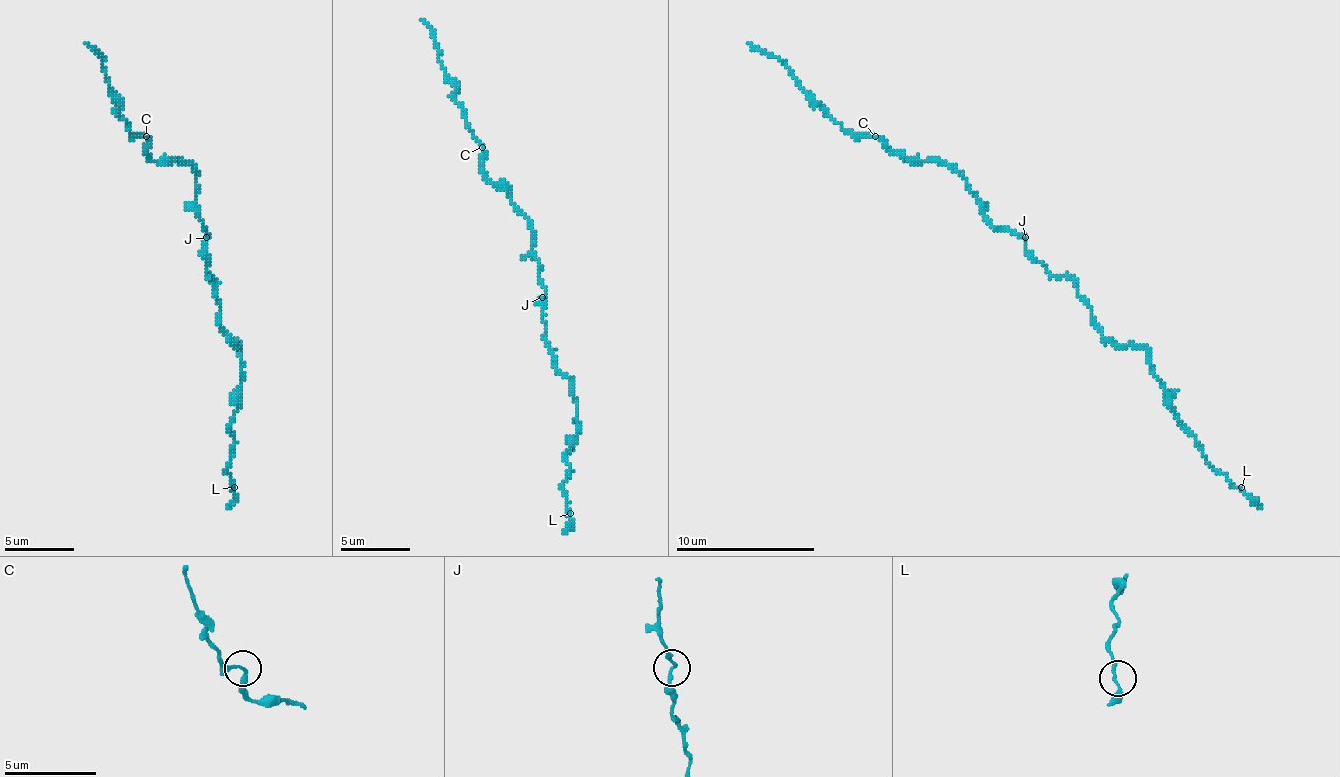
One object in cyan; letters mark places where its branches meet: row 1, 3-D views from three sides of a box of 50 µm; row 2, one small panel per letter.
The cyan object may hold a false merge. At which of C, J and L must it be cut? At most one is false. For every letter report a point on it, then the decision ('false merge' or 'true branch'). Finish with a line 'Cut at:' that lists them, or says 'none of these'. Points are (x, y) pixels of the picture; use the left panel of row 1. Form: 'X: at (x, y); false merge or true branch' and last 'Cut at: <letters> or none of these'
C: at (146, 136); true branch
J: at (206, 237); true branch
L: at (234, 487); true branch
Cut at: none of these

